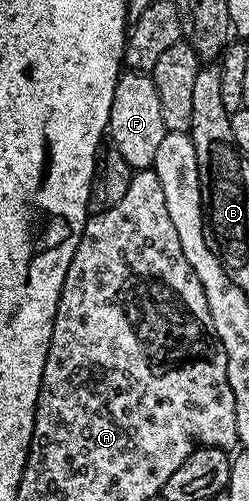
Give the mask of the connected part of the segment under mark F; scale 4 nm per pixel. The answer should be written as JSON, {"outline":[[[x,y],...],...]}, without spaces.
{"outline":[[[127,70],[122,73],[113,90],[113,106],[107,123],[110,143],[121,150],[121,158],[129,162],[132,170],[147,170],[157,158],[161,138],[167,136],[167,127],[161,118],[161,98],[157,98],[157,86],[145,72]]]}

